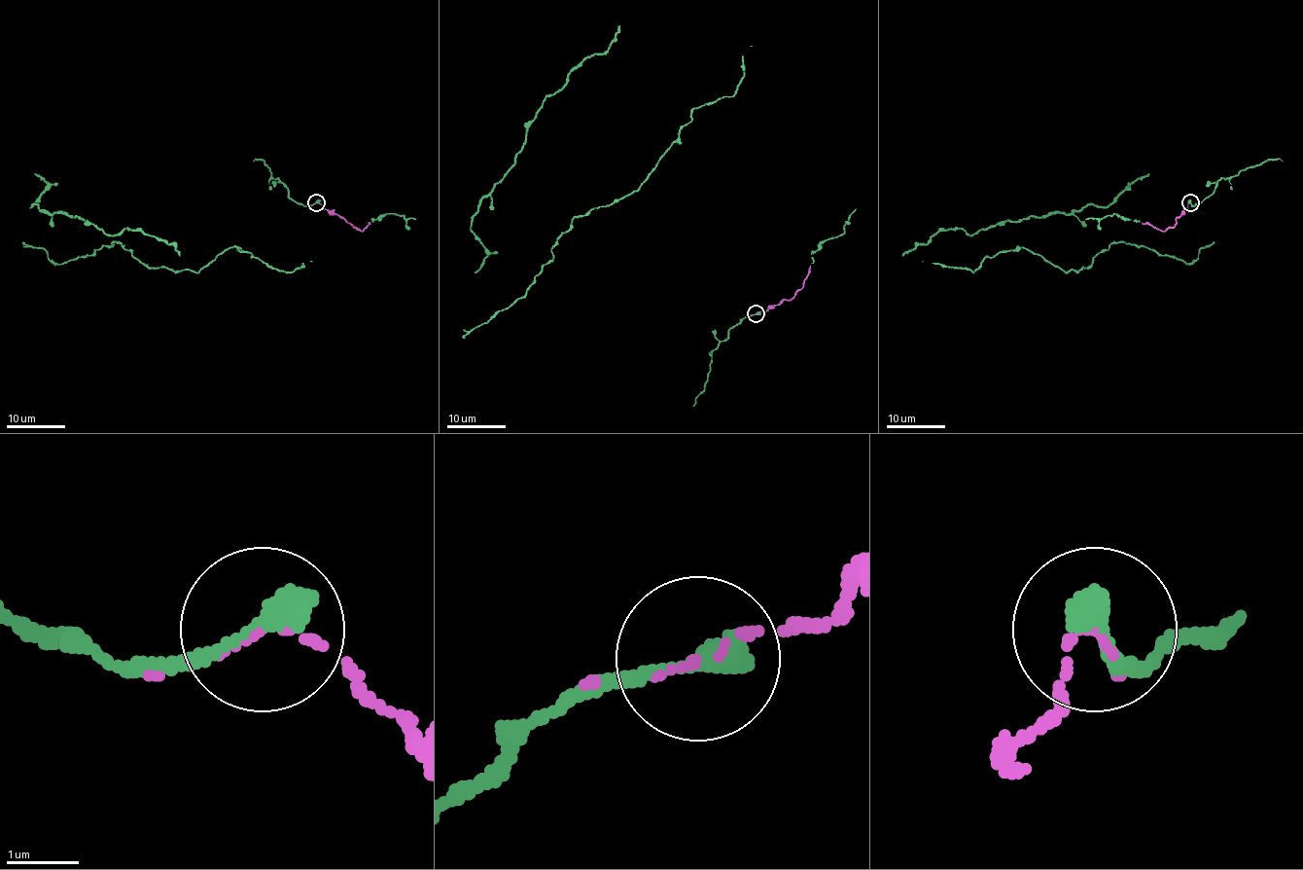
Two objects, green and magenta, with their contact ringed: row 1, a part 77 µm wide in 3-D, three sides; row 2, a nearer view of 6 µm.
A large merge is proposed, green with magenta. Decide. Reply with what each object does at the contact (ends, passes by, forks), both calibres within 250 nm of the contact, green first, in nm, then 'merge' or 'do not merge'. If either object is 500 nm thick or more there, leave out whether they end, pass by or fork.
green ends; magenta ends; calibres 400 and 70 nm; merge

